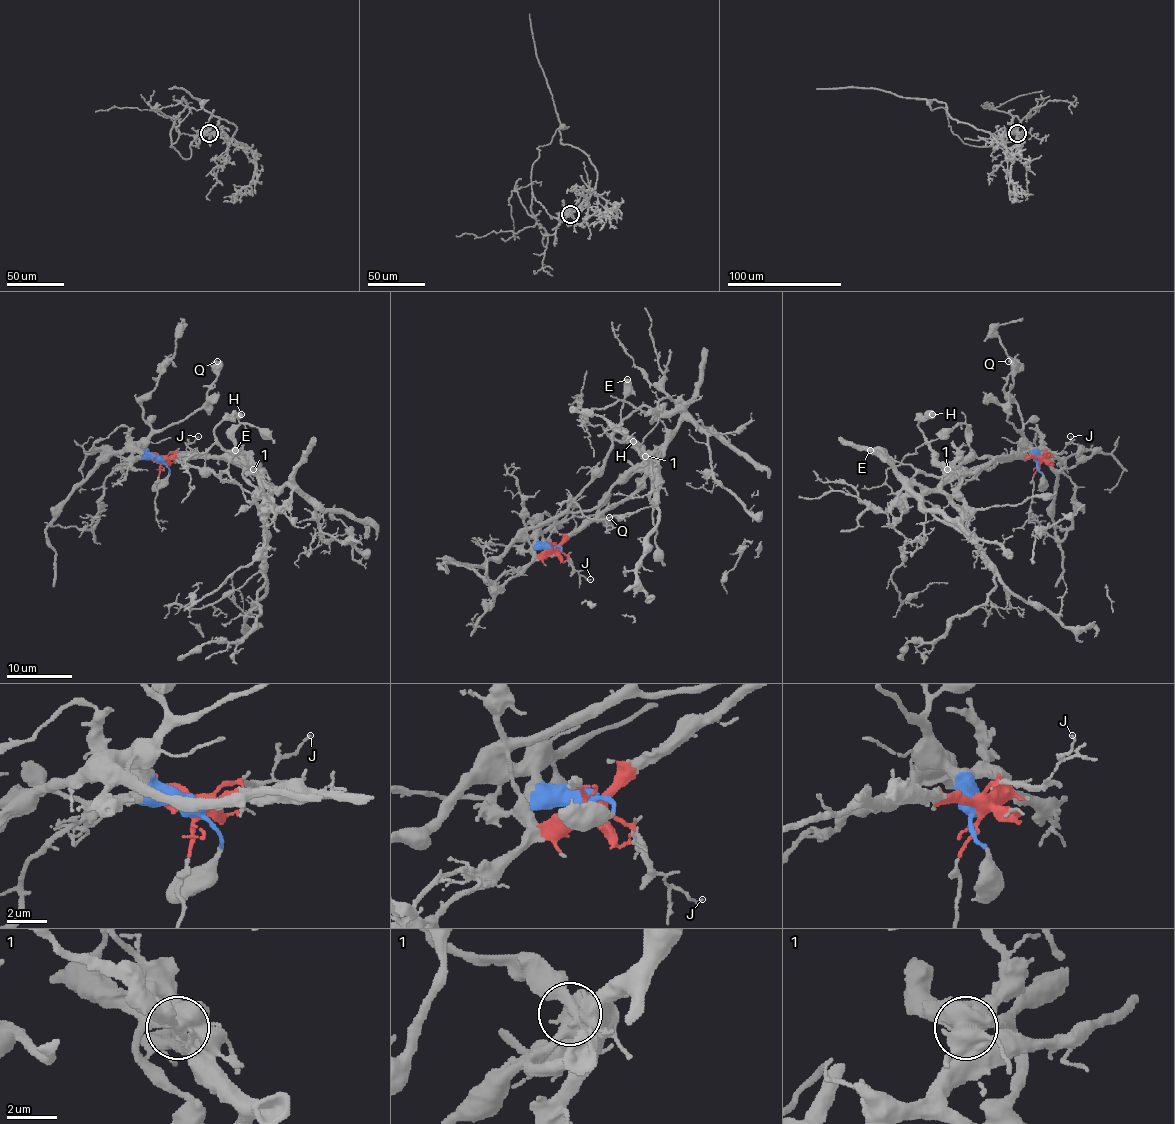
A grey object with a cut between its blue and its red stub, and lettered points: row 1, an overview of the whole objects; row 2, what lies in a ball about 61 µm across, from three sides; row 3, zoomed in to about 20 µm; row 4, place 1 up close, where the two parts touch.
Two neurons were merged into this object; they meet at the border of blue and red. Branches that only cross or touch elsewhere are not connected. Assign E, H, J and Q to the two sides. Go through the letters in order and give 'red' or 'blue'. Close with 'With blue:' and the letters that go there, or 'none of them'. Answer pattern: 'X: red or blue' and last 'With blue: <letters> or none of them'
E: blue
H: red
J: red
Q: blue
With blue: E, Q

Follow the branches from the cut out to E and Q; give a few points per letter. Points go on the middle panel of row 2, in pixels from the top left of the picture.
E: (553, 548), (536, 538), (533, 528), (553, 520), (601, 466), (611, 448), (612, 431), (621, 421), (627, 378)
Q: (553, 548), (545, 548), (538, 540), (546, 528), (573, 517), (591, 515), (609, 522), (609, 517)

